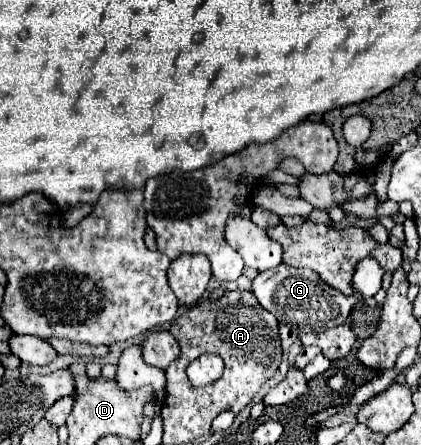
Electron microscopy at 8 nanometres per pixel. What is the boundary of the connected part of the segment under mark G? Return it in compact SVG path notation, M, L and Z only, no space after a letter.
M278 265L274 269L262 271L252 285L252 293L260 301L260 305L270 311L280 323L294 325L300 331L326 331L332 327L338 327L346 321L352 306L363 303L364 299L356 292L350 297L342 295L328 283L320 279L318 273L312 269L298 269L290 265Z

